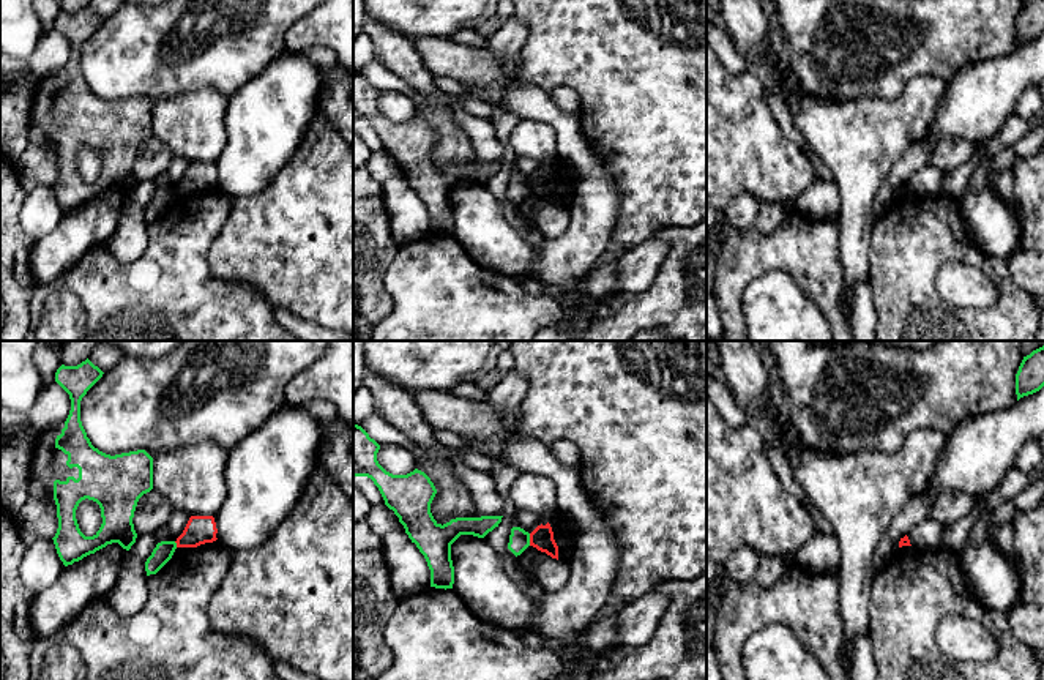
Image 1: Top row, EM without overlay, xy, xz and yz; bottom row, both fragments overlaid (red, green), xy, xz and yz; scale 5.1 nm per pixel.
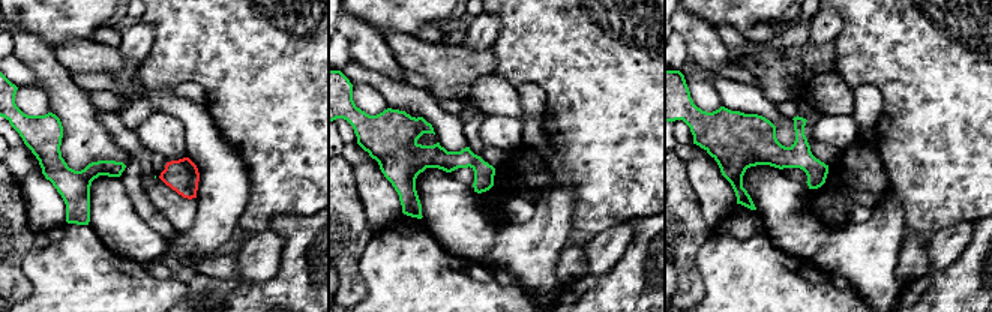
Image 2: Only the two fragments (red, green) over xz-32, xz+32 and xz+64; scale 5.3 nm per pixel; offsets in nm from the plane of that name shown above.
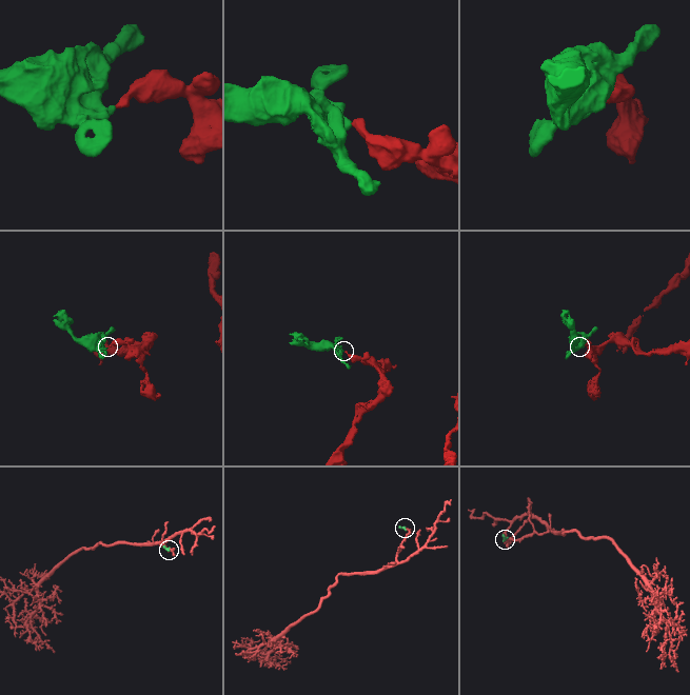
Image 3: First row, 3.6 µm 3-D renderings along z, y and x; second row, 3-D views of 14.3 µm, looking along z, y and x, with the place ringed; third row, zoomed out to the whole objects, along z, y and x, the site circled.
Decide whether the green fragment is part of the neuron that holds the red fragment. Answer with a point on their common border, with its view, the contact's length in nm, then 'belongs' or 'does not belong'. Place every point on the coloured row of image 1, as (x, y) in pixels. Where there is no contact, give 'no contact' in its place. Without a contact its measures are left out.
contact xz (530, 540); length 60 nm; does not belong

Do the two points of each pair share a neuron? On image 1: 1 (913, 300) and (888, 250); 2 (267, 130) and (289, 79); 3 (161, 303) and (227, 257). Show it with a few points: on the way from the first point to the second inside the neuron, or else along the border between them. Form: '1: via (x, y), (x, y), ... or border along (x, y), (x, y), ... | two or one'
1: via (904, 287), (901, 262) | one
2: via (267, 117), (283, 101), (284, 92) | one
3: border along (219, 232), (208, 269), (218, 280), (243, 284) | two

